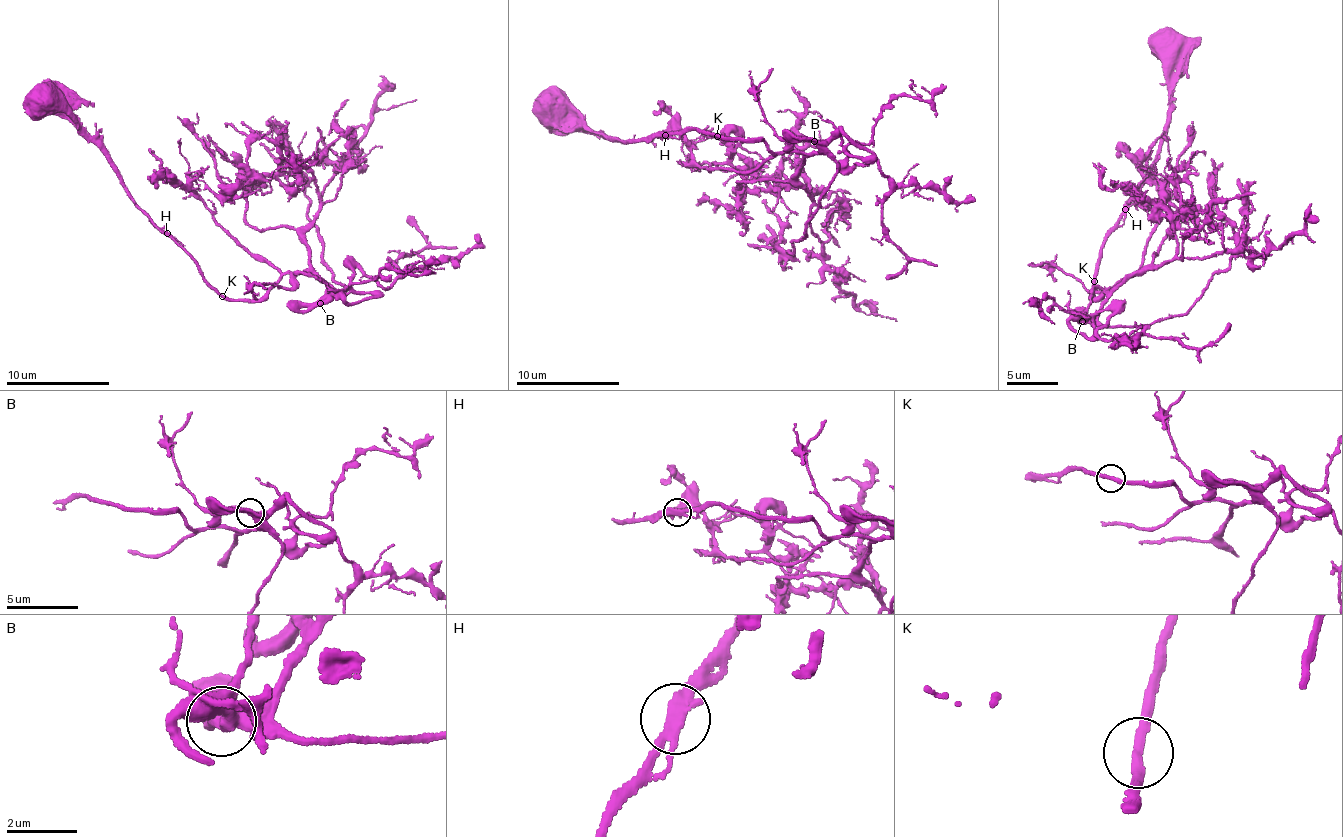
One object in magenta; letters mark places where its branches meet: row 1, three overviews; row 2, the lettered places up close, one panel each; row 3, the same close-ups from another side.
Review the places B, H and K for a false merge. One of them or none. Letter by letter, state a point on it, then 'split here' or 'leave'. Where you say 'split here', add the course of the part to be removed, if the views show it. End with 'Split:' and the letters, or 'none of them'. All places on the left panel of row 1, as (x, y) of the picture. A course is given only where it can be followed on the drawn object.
B: place (320, 303); leave
H: place (167, 233); leave
K: place (222, 296); leave
Split: none of them

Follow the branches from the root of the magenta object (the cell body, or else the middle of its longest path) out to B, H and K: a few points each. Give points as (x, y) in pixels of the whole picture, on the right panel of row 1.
B: (1099, 293), (1108, 290), (1107, 287), (1106, 302), (1083, 322)
H: (1099, 293), (1090, 297), (1100, 246), (1125, 209)
K: (1099, 293), (1090, 297), (1094, 282)

